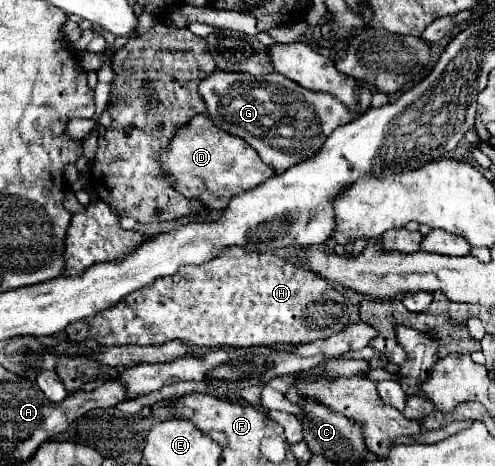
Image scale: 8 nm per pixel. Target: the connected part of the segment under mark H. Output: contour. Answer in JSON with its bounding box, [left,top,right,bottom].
[66,248,350,348]

